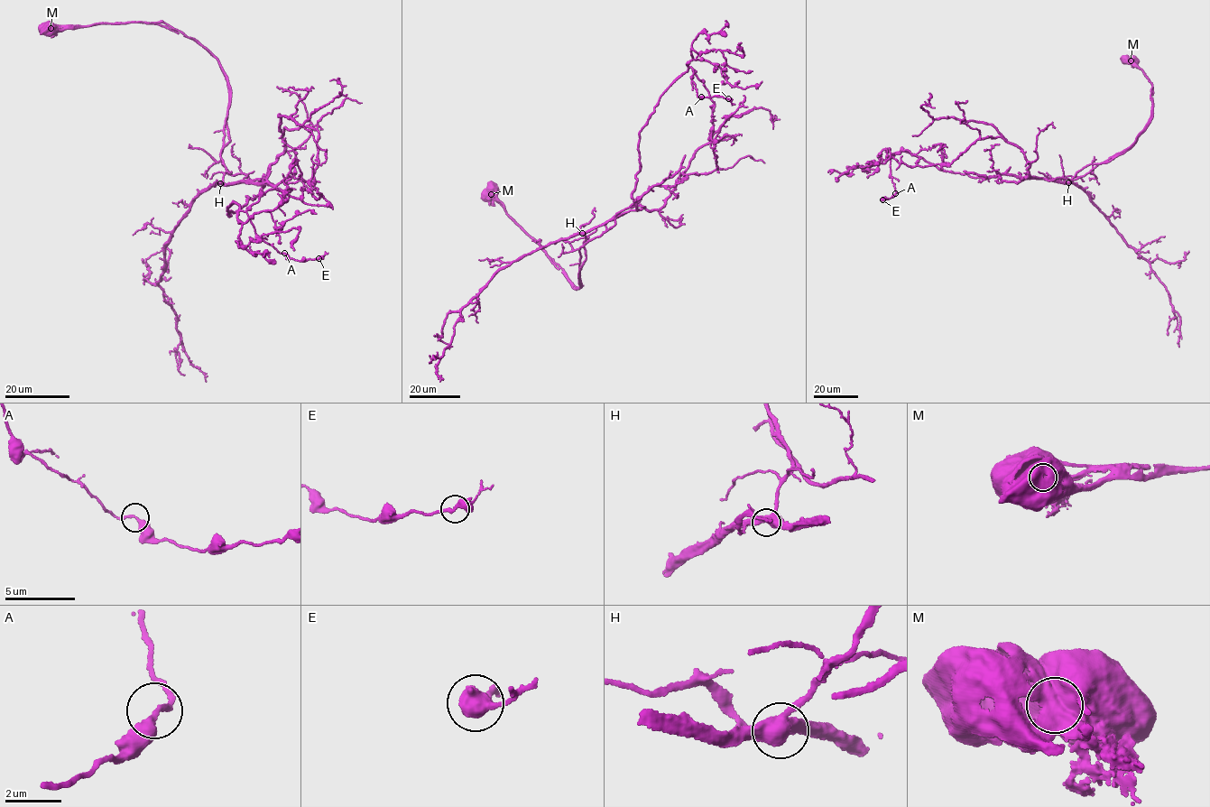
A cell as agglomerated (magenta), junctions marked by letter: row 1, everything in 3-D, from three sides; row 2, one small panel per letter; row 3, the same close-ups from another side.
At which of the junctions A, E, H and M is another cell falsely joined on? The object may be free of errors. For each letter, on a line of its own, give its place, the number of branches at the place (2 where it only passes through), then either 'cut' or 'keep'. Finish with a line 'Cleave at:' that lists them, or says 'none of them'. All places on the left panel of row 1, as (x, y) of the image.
A: at (284, 253); 2 branches meet; keep
E: at (318, 258); 2 branches meet; keep
H: at (220, 183); 3 branches meet; keep
M: at (50, 28); 1 branches meet; cut
Cleave at: M

